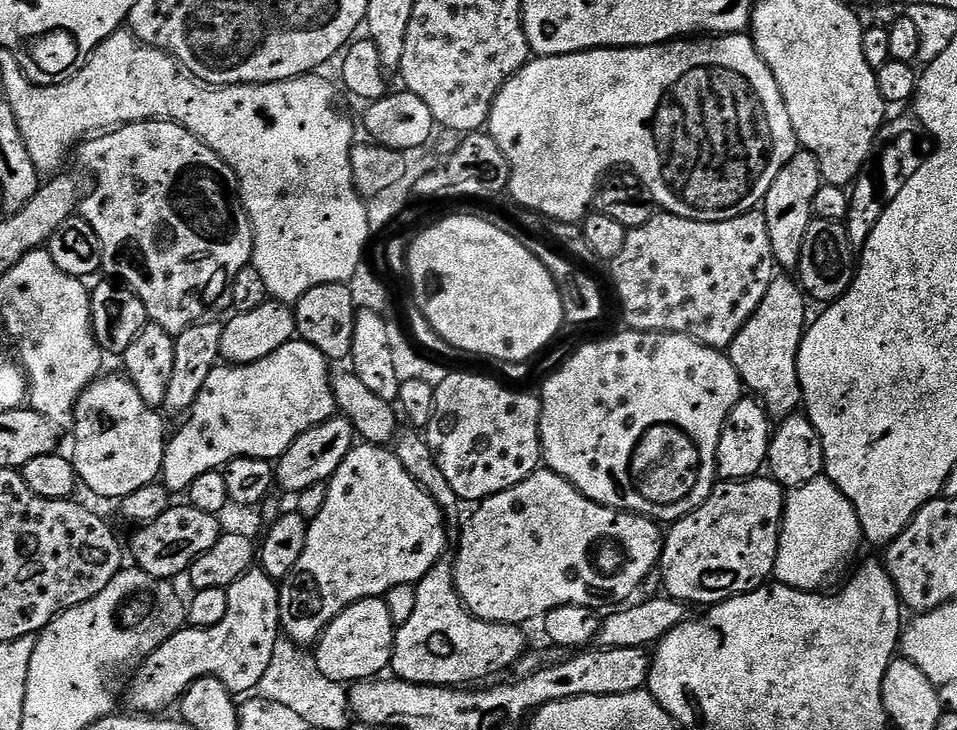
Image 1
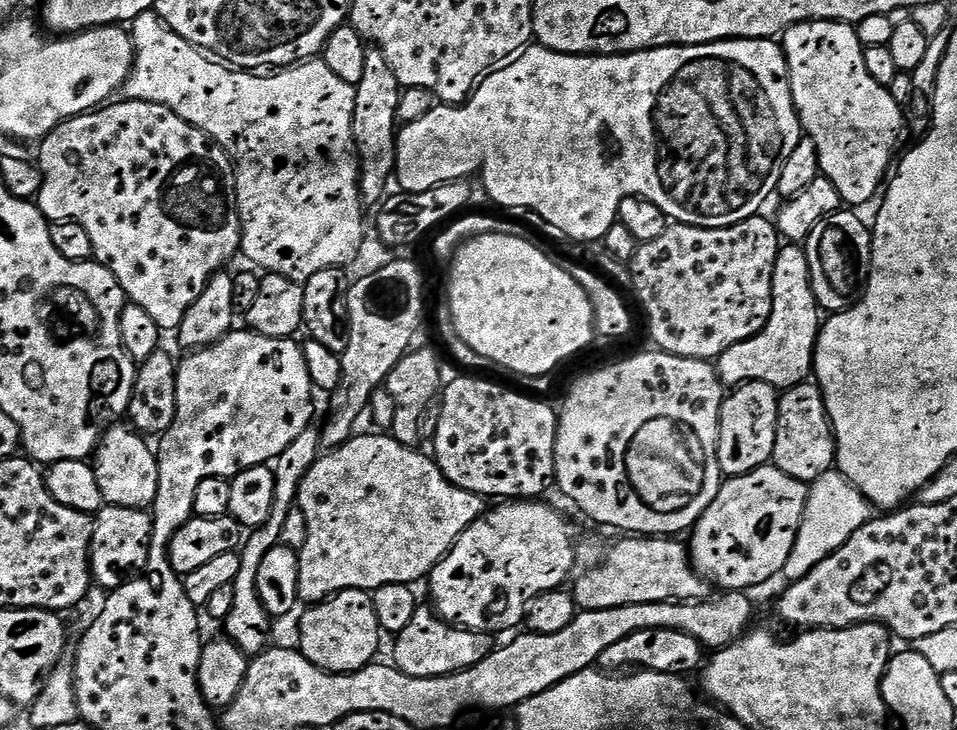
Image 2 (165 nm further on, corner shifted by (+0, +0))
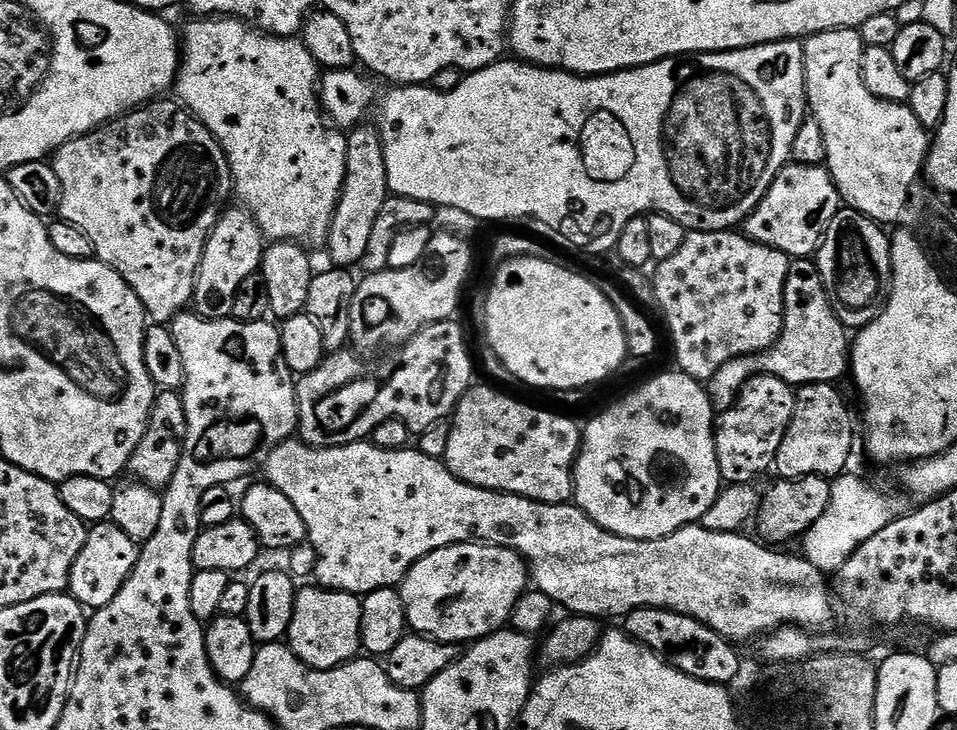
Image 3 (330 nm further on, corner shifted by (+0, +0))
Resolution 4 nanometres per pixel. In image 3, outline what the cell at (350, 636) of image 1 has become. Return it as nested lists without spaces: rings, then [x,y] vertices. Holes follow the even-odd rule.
[[[323,586],[301,587],[296,594],[294,614],[288,627],[287,643],[309,668],[336,668],[361,651],[361,597],[354,592],[337,592]]]

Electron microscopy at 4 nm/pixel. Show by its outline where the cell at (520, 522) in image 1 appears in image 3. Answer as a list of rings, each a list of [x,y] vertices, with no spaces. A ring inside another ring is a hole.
[[[469,542],[466,544],[451,544],[445,548],[434,550],[430,554],[426,554],[416,563],[406,575],[404,582],[399,589],[400,597],[404,603],[406,610],[406,618],[408,619],[408,627],[413,633],[421,636],[430,636],[437,640],[441,640],[443,644],[455,644],[457,646],[467,645],[469,642],[475,641],[481,636],[488,636],[493,630],[501,627],[500,620],[507,621],[512,611],[515,610],[517,597],[523,595],[526,591],[526,561],[523,556],[516,553],[512,548],[504,548],[501,544],[491,542]]]

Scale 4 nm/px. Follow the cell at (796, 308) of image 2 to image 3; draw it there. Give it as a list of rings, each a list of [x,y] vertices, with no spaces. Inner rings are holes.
[[[796,258],[788,265],[784,295],[784,325],[780,337],[767,352],[755,356],[734,358],[706,381],[712,397],[713,413],[730,410],[746,381],[754,376],[773,376],[793,386],[831,384],[845,379],[850,368],[850,332],[830,306],[824,283],[815,263],[808,258]]]

